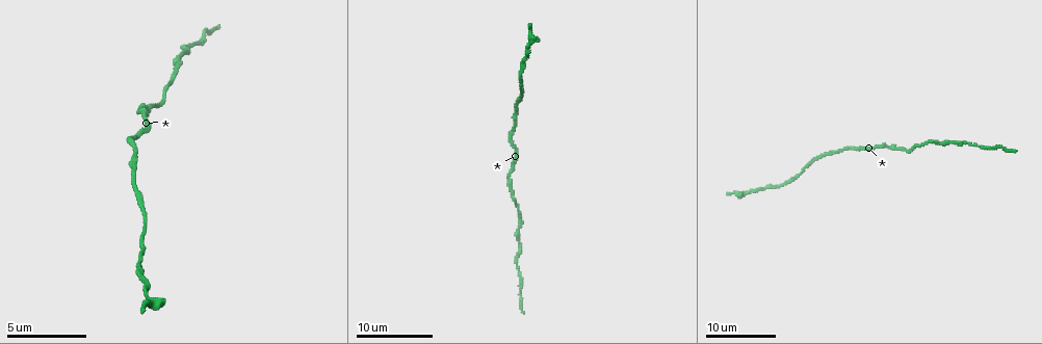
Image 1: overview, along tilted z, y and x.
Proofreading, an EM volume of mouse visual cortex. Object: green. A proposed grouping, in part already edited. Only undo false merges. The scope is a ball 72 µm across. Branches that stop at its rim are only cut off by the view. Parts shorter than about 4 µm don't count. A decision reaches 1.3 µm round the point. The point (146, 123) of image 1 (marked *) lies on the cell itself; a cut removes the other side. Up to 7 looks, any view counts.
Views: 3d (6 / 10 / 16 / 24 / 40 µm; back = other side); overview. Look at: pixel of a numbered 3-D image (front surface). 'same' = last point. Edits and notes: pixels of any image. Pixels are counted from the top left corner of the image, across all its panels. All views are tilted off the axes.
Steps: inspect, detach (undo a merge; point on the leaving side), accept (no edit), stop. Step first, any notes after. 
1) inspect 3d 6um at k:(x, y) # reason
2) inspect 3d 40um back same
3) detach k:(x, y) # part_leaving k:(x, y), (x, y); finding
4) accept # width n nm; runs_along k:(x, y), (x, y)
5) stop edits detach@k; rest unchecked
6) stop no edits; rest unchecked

inspect 3d 24um at 1:(178, 64) # sudden change in width

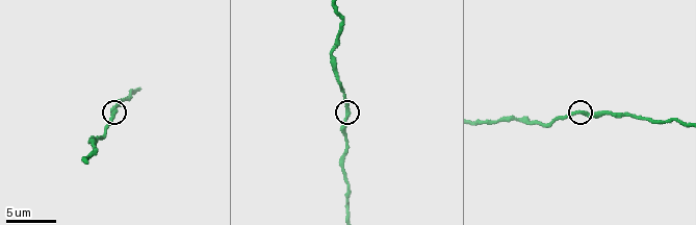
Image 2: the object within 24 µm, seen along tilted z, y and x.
inspect 3d 10um at 2:(347, 112) # closer look

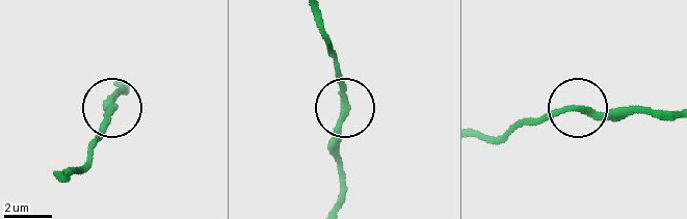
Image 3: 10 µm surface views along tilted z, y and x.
accept # width 260 nm; runs_along 3:(312, 9), (336, 63), (346, 115), (339, 166); continuous, no second cell

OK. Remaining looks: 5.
inspect 3d 16um at 2:(340, 160) # thick turns thin

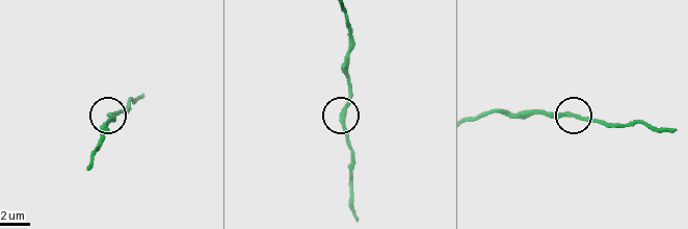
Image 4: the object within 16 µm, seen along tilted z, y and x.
inspect 3d 6um at 4:(573, 115)

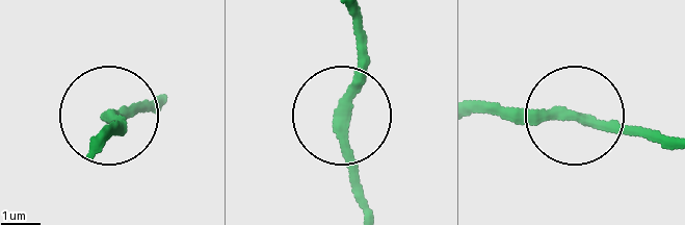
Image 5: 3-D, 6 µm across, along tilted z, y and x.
accept # width 270 nm; runs_along 5:(481, 114), (581, 116), (666, 133); one cell here

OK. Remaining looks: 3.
inspect 3d 16um at 1:(518, 97) # sudden change in width

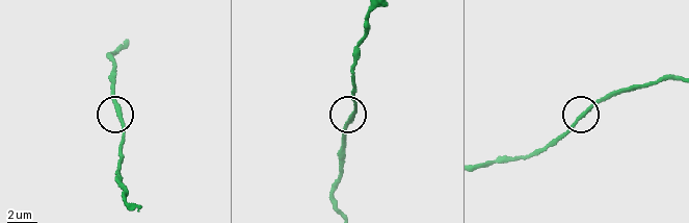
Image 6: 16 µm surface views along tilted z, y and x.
inspect 3d 10um at 6:(581, 117)

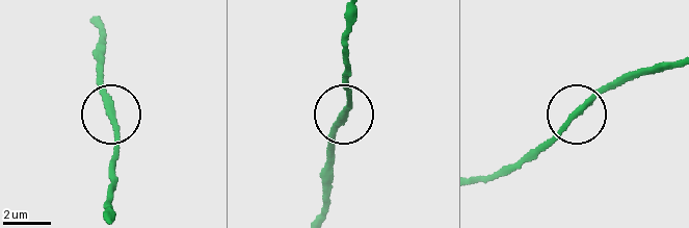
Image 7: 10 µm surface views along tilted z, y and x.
inspect 3d 10um back at 7:(111, 113)

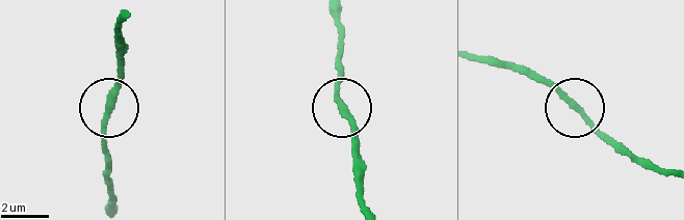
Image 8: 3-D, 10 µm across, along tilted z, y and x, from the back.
accept # all the same cell

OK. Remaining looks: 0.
stop no edits; rest unchecked

